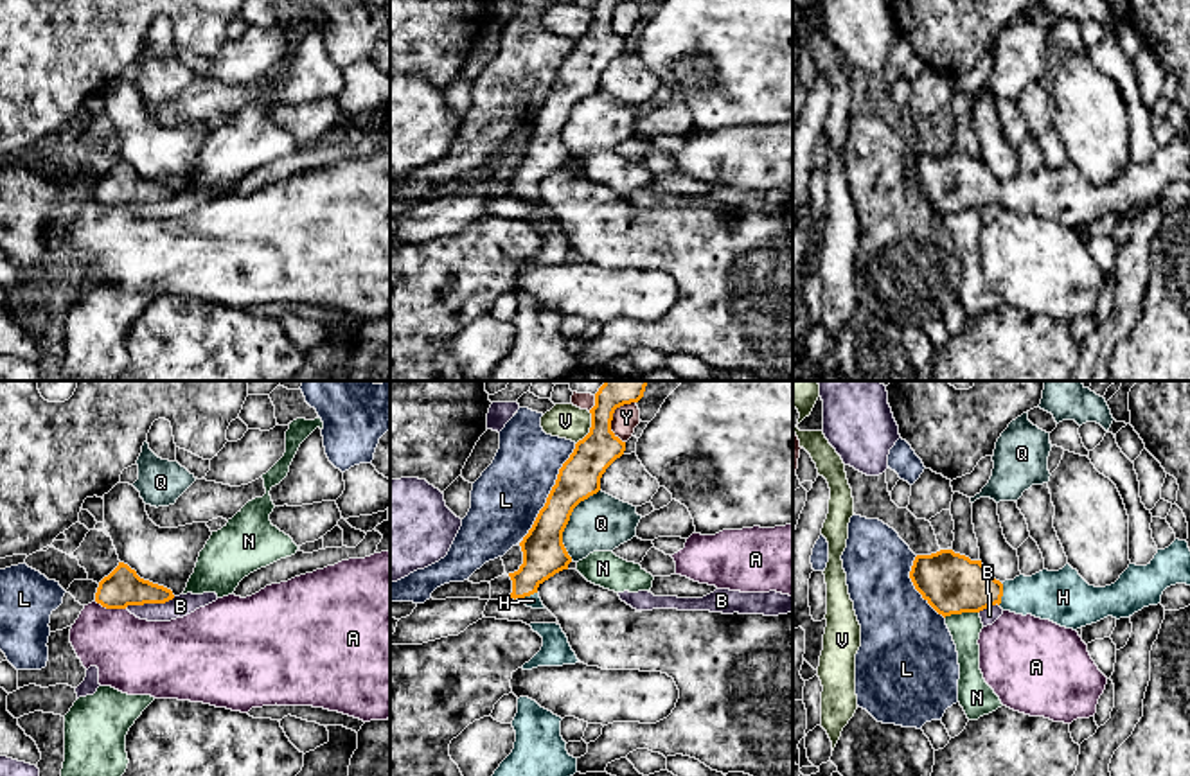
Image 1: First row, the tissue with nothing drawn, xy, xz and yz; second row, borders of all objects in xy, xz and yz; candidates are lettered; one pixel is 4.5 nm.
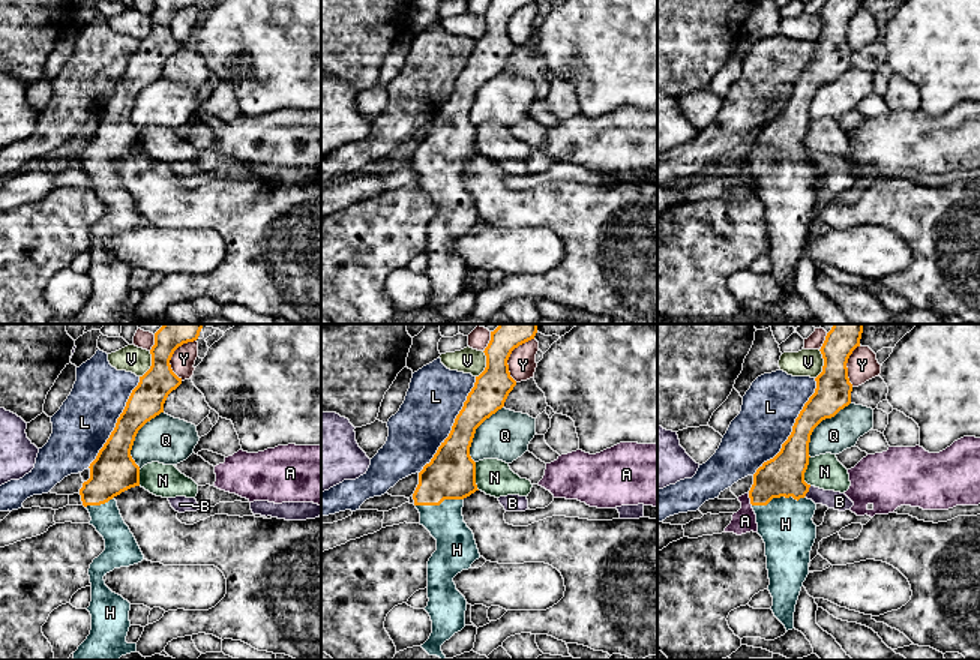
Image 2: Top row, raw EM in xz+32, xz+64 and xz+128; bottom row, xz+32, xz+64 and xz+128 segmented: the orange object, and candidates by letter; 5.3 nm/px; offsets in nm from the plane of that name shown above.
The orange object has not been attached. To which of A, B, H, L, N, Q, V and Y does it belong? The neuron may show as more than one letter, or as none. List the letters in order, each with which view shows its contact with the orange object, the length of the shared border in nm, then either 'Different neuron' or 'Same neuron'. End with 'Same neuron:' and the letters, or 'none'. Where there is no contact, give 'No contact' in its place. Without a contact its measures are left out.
A: Touches orange in xy. Shared border 140 nm. Different neuron
B: Touches orange in xy. Shared border 240 nm. Different neuron
H: Touches orange in yz. Shared border 110 nm. Same neuron
L: Touches orange in xz. Shared border 500 nm. Different neuron
N: Touches orange in yz. Shared border 160 nm. Different neuron
Q: Touches orange in xz. Shared border 340 nm. Different neuron
V: Touches orange in xz. Shared border 170 nm. Different neuron
Y: Touches orange in xz. Shared border 190 nm. Different neuron
Same neuron: H

